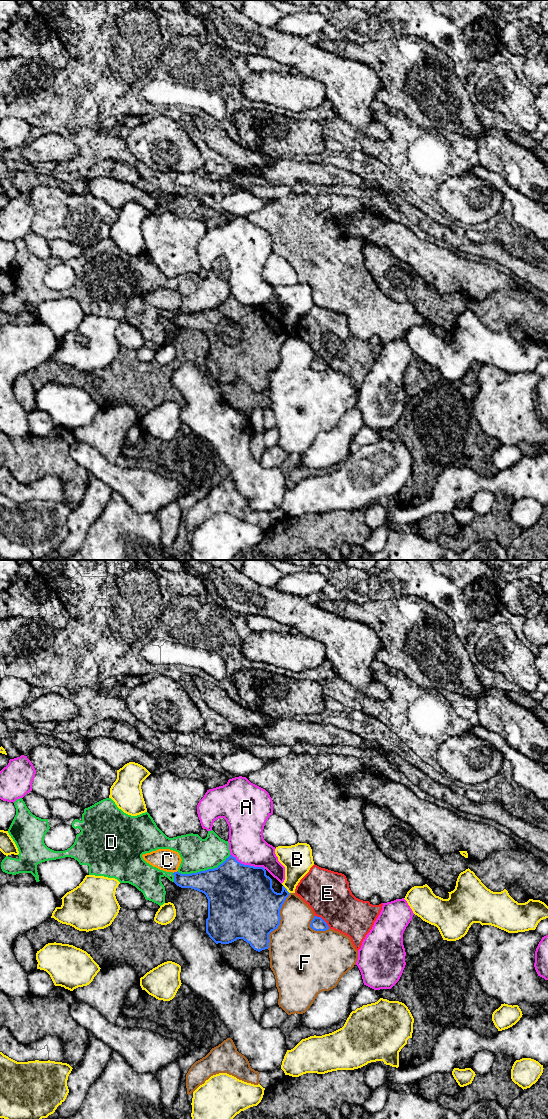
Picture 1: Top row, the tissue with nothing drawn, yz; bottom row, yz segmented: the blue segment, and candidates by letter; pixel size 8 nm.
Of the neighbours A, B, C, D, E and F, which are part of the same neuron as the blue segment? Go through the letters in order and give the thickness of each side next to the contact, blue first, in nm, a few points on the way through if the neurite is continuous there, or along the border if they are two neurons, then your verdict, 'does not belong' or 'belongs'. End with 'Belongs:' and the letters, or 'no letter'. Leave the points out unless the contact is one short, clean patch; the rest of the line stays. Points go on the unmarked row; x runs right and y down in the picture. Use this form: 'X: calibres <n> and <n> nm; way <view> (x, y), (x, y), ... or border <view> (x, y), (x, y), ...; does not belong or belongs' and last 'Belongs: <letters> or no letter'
A: calibres 500 and 280 nm; does not belong
B: calibres 320 and 240 nm; does not belong
C: calibres 180 and 180 nm; border yz (177, 310), (173, 313); does not belong
D: calibres 400 and 260 nm; does not belong
E: calibres 110 and 360 nm; does not belong
F: calibres 480 and 420 nm; does not belong
Belongs: no letter

